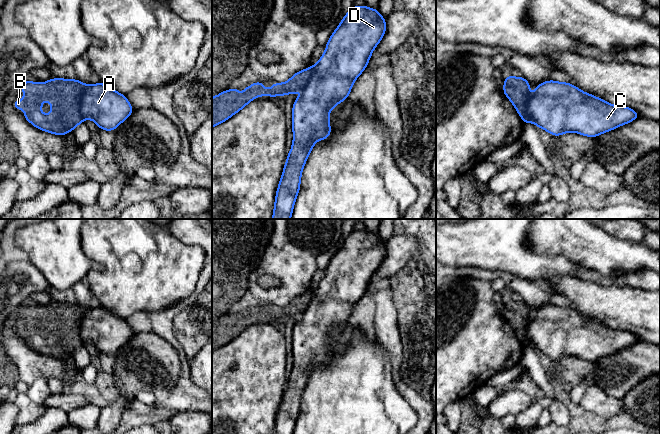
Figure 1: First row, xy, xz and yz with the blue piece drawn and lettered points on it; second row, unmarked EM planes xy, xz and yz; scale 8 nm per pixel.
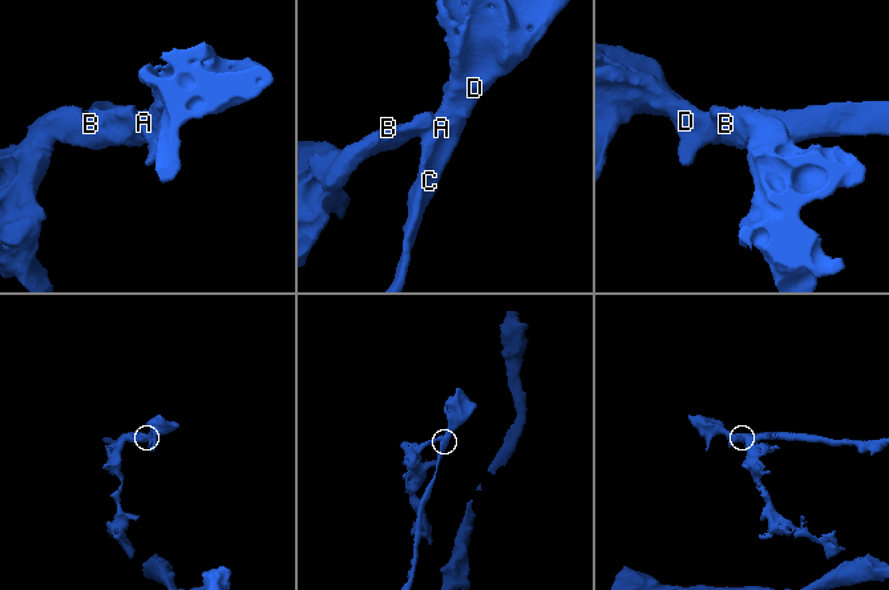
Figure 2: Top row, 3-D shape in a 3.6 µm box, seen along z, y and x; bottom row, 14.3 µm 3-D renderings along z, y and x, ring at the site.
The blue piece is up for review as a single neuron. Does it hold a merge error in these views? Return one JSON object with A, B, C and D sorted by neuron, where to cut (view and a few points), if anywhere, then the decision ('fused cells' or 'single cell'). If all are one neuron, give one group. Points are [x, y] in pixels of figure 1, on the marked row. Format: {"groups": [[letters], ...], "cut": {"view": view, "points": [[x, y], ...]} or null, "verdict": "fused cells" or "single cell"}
{"groups": [["A", "C", "D"], ["B"]], "cut": {"view": "xy", "points": [[87, 86], [82, 93], [80, 102], [80, 114], [83, 118]]}, "verdict": "fused cells"}

